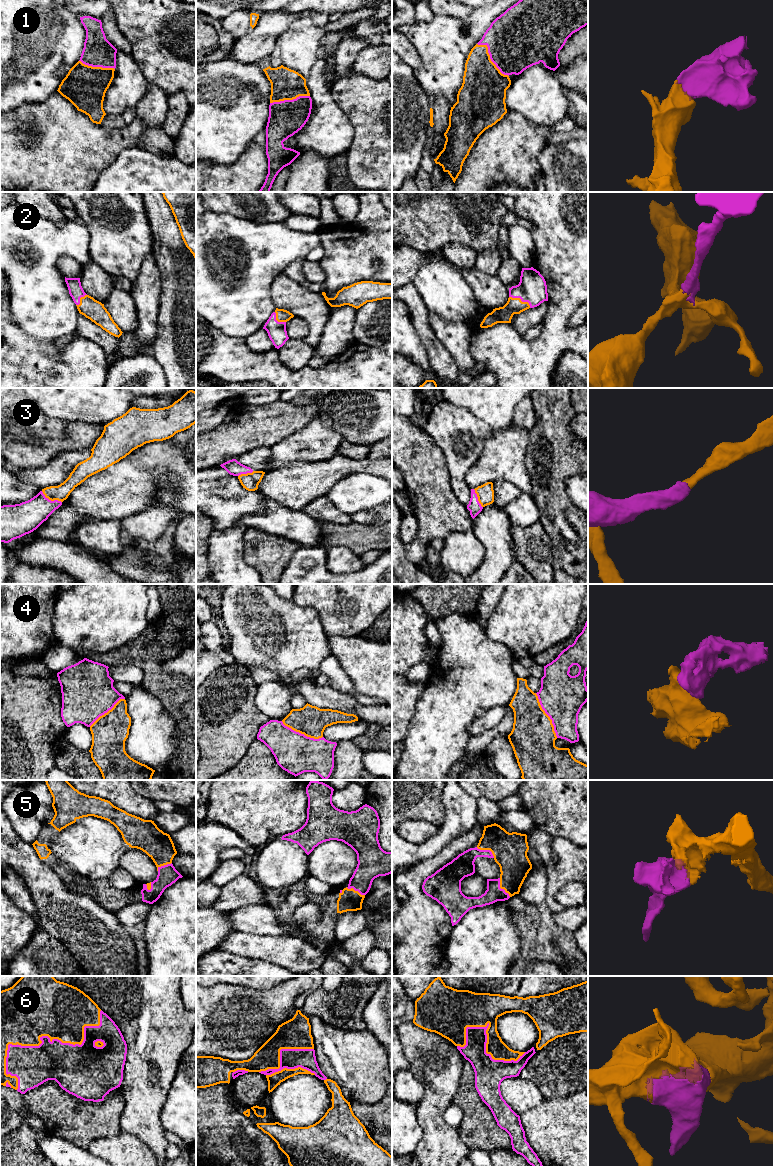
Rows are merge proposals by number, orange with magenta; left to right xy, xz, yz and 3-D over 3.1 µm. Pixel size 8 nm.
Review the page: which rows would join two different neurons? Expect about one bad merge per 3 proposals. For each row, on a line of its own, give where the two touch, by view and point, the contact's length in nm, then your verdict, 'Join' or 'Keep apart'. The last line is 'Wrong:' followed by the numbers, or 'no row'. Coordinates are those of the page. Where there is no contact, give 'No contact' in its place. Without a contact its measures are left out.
1: Touches orange at yz (489, 58). Shared border 380 nm. Join
2: Touches orange at yz (520, 300). Shared border 200 nm. Join
3: Touches orange at xy (51, 500). Shared border 190 nm. Join
4: Touches orange at yz (547, 715). Shared border 400 nm. Join
5: Touches orange at yz (501, 888). Shared border 180 nm. Join
6: Touches orange at xy (39, 1039). Shared border 950 nm. Join
Wrong: no row

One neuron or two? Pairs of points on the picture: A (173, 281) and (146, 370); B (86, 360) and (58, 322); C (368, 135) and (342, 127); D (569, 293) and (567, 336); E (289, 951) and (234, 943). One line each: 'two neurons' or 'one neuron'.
A: two neurons
B: two neurons
C: two neurons
D: one neuron
E: one neuron

